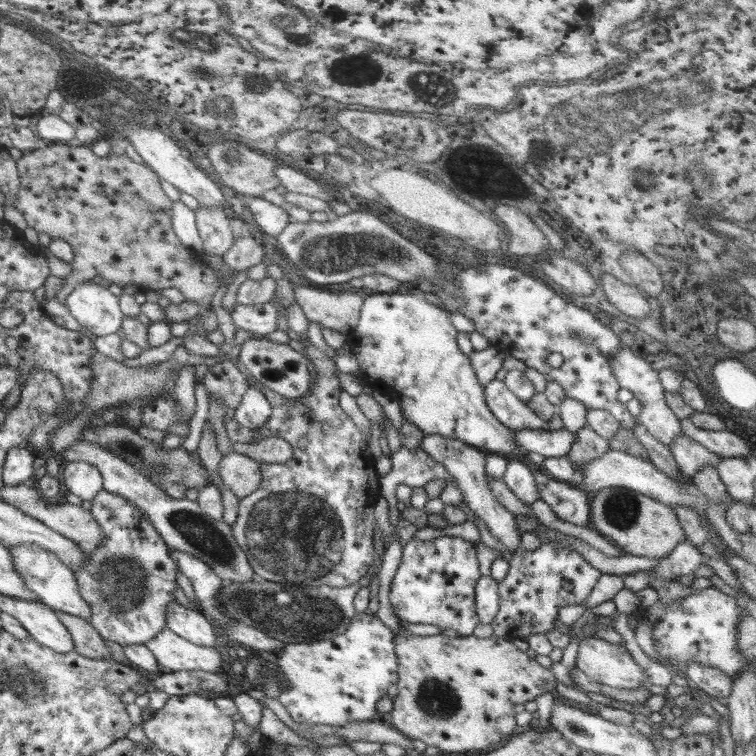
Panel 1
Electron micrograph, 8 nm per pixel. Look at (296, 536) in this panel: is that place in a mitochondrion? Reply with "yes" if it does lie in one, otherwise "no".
yes

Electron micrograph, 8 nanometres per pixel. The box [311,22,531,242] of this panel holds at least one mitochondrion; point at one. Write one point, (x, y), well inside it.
(426, 92)

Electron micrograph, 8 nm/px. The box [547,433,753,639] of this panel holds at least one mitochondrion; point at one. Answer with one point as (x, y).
(621, 510)

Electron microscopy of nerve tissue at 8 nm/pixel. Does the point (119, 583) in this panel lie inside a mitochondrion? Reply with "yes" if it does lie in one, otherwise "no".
yes

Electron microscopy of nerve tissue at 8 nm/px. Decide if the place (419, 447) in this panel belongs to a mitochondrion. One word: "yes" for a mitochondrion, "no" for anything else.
no

